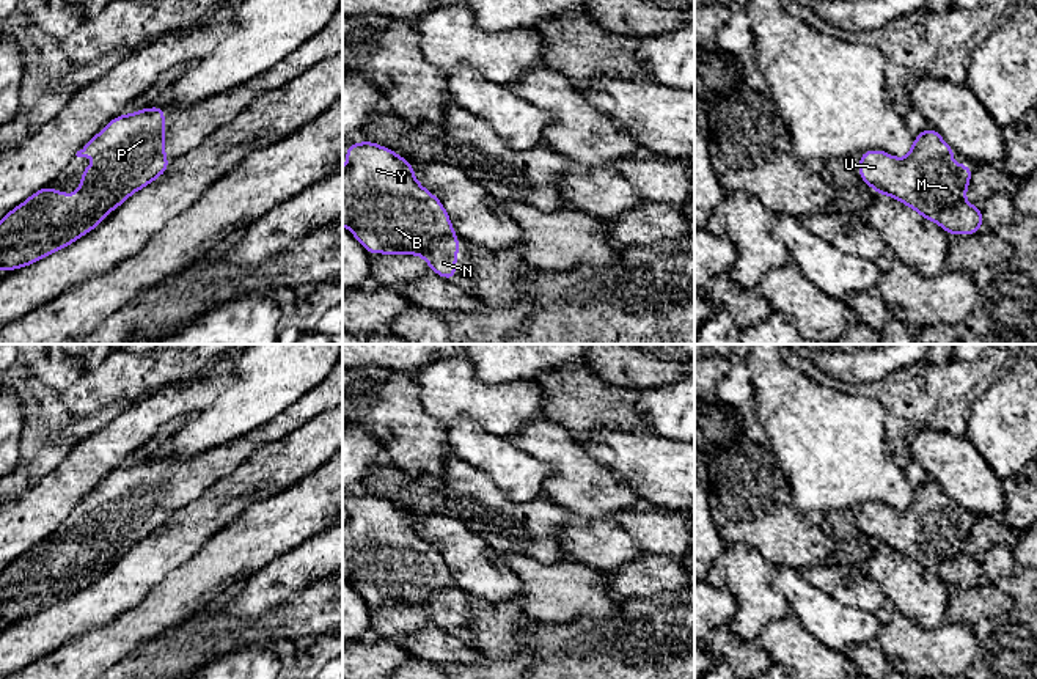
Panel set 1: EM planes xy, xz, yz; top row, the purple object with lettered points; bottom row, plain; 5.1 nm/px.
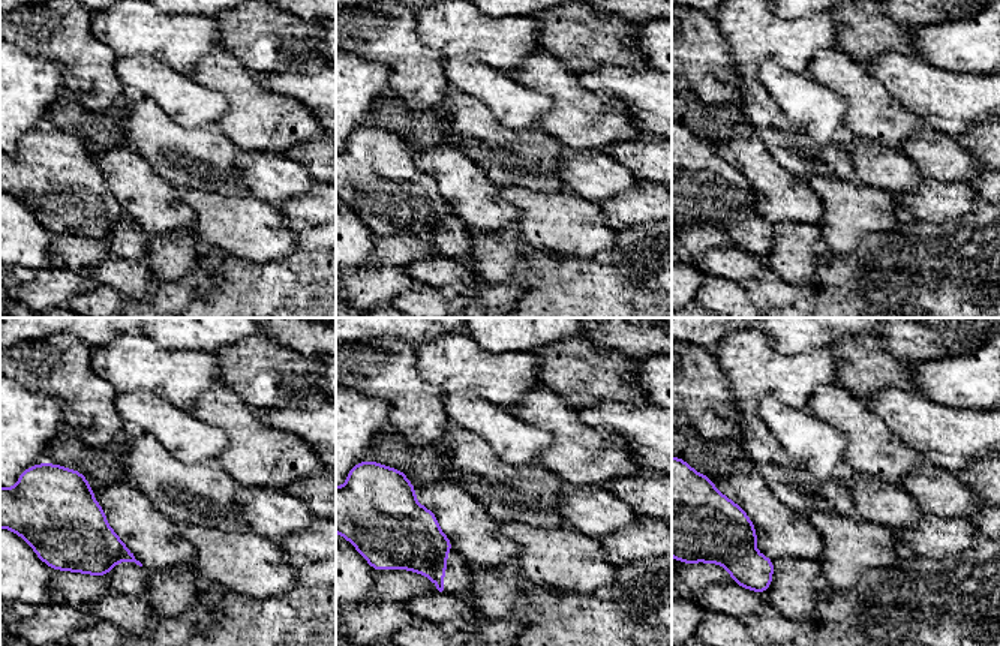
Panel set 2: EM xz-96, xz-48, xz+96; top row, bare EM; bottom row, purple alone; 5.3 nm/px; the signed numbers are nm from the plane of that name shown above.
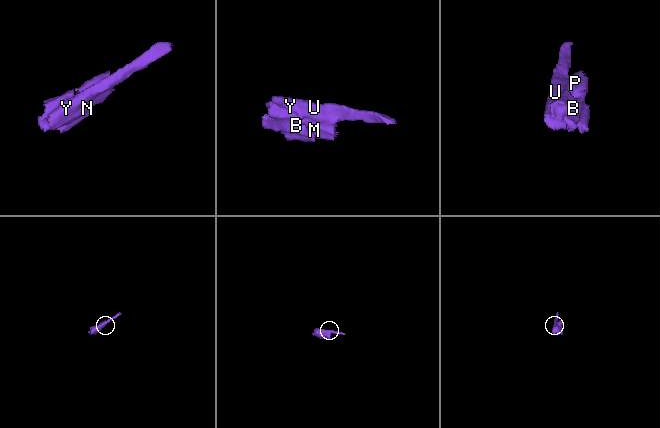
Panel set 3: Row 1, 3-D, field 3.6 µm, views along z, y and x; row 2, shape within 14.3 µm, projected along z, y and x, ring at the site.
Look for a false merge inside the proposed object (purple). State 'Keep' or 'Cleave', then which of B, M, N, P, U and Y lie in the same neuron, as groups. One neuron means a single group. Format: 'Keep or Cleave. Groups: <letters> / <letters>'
Cleave. Groups: B M P U Y / N

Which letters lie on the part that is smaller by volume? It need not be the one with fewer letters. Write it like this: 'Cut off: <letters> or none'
Cut off: N

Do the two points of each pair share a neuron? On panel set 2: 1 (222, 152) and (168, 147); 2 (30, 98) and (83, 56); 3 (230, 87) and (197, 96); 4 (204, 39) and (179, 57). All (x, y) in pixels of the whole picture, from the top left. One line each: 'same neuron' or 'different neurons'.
1: same neuron
2: different neurons
3: different neurons
4: same neuron

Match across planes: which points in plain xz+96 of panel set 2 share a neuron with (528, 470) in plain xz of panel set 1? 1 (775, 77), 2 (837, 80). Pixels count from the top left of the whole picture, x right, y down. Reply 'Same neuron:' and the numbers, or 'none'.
Same neuron: 1

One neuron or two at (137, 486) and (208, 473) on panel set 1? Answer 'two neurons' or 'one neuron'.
one neuron

